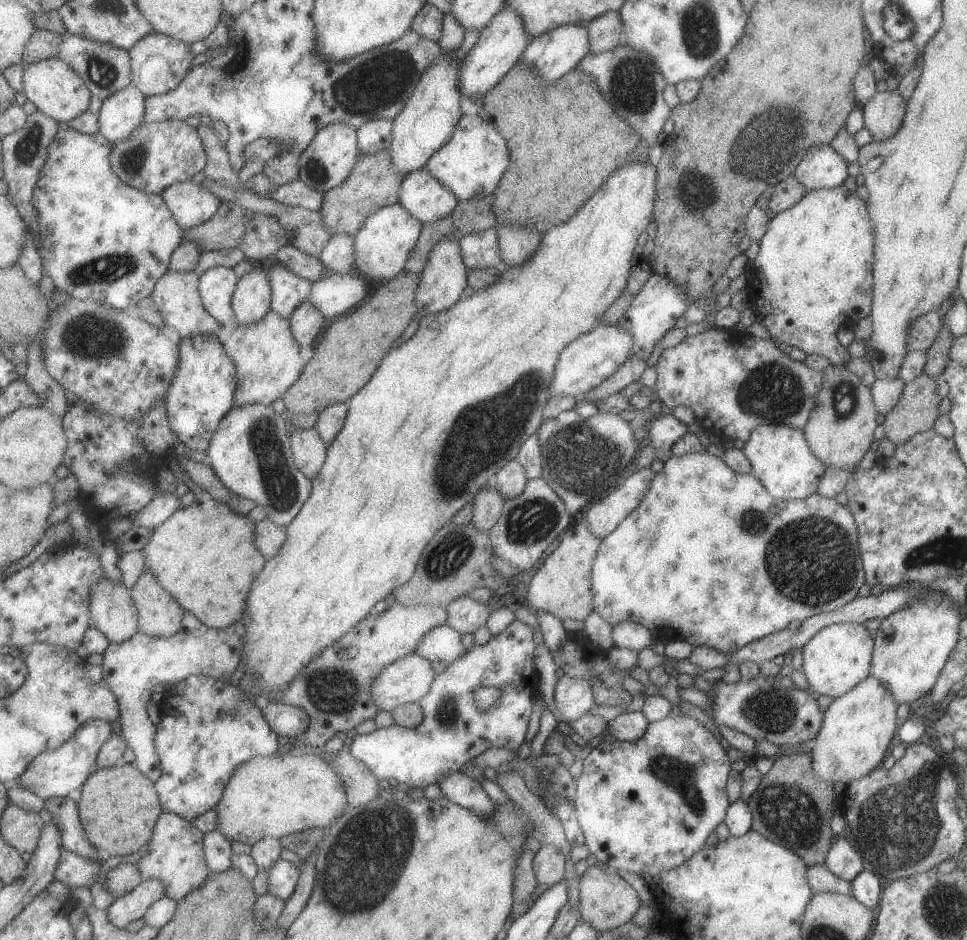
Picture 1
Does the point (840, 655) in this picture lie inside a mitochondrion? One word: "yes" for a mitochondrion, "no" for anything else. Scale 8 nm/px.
no

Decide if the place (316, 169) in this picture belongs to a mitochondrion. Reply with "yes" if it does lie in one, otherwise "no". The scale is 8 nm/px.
yes

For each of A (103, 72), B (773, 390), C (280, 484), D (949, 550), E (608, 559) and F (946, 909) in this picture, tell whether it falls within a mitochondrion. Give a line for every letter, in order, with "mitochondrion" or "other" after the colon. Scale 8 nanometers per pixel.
A: mitochondrion
B: mitochondrion
C: mitochondrion
D: mitochondrion
E: other
F: mitochondrion

